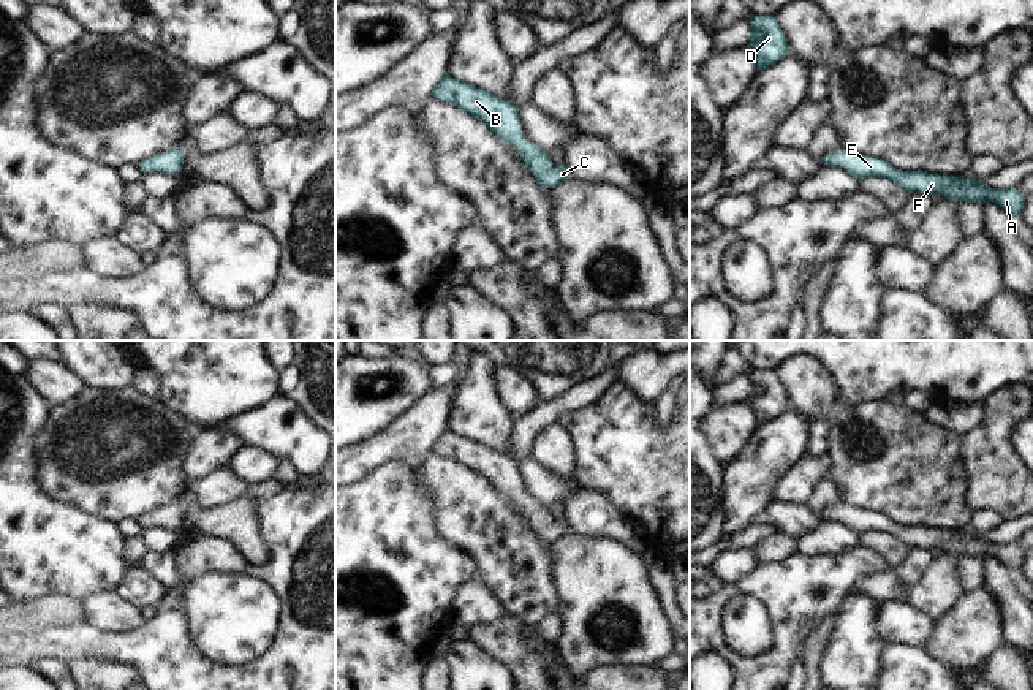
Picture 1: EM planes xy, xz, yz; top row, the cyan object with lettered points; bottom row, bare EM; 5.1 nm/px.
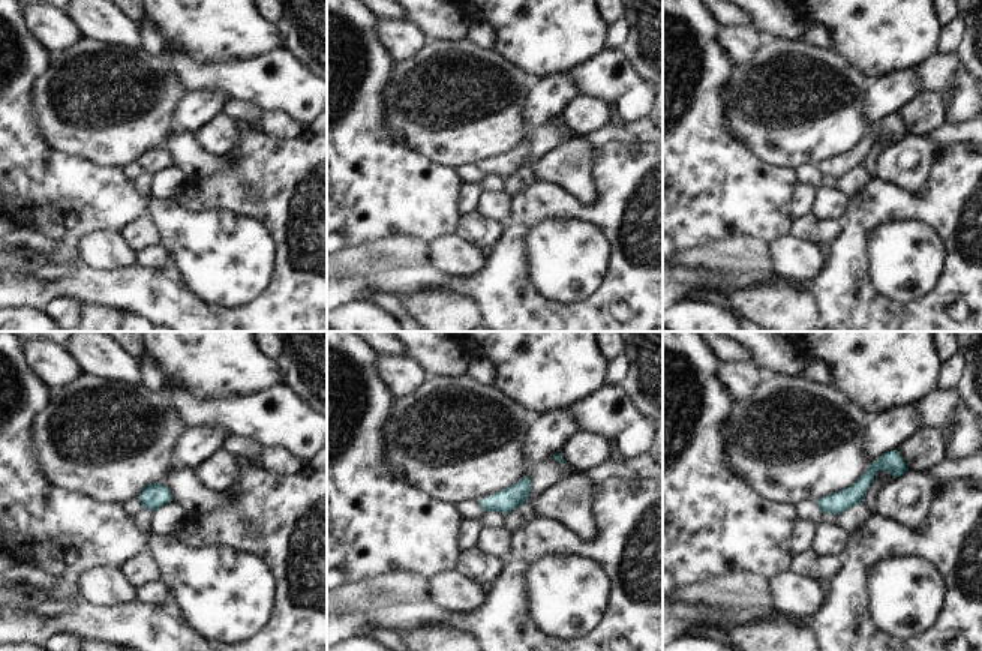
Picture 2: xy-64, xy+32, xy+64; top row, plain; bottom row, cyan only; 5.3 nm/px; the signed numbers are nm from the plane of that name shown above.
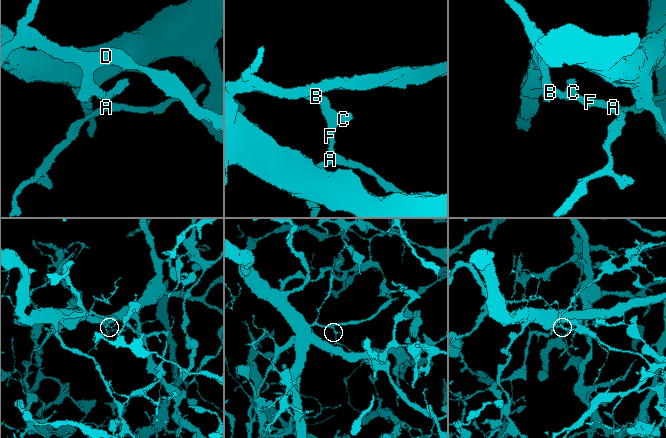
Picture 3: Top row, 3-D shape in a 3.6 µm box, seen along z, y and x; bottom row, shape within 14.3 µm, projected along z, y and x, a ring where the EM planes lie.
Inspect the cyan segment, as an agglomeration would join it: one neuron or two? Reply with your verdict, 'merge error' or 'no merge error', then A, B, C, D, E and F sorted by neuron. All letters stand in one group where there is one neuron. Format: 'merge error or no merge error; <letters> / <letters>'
no merge error; A B C D E F

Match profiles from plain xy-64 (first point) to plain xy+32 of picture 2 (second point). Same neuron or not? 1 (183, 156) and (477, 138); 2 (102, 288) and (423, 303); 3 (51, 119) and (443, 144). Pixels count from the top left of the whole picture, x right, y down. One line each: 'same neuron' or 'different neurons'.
1: different neurons
2: different neurons
3: same neuron

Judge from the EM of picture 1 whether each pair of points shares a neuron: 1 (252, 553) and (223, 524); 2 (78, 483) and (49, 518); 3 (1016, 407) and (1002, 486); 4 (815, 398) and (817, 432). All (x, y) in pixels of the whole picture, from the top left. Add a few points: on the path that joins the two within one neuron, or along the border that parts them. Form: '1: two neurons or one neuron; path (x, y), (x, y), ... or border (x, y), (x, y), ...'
1: one neuron; path (247, 545), (231, 529)
2: two neurons; border (37, 473), (37, 483), (48, 494), (95, 516)
3: one neuron; path (1000, 426), (1000, 467)
4: two neurons; border (829, 418), (820, 418), (812, 424)

